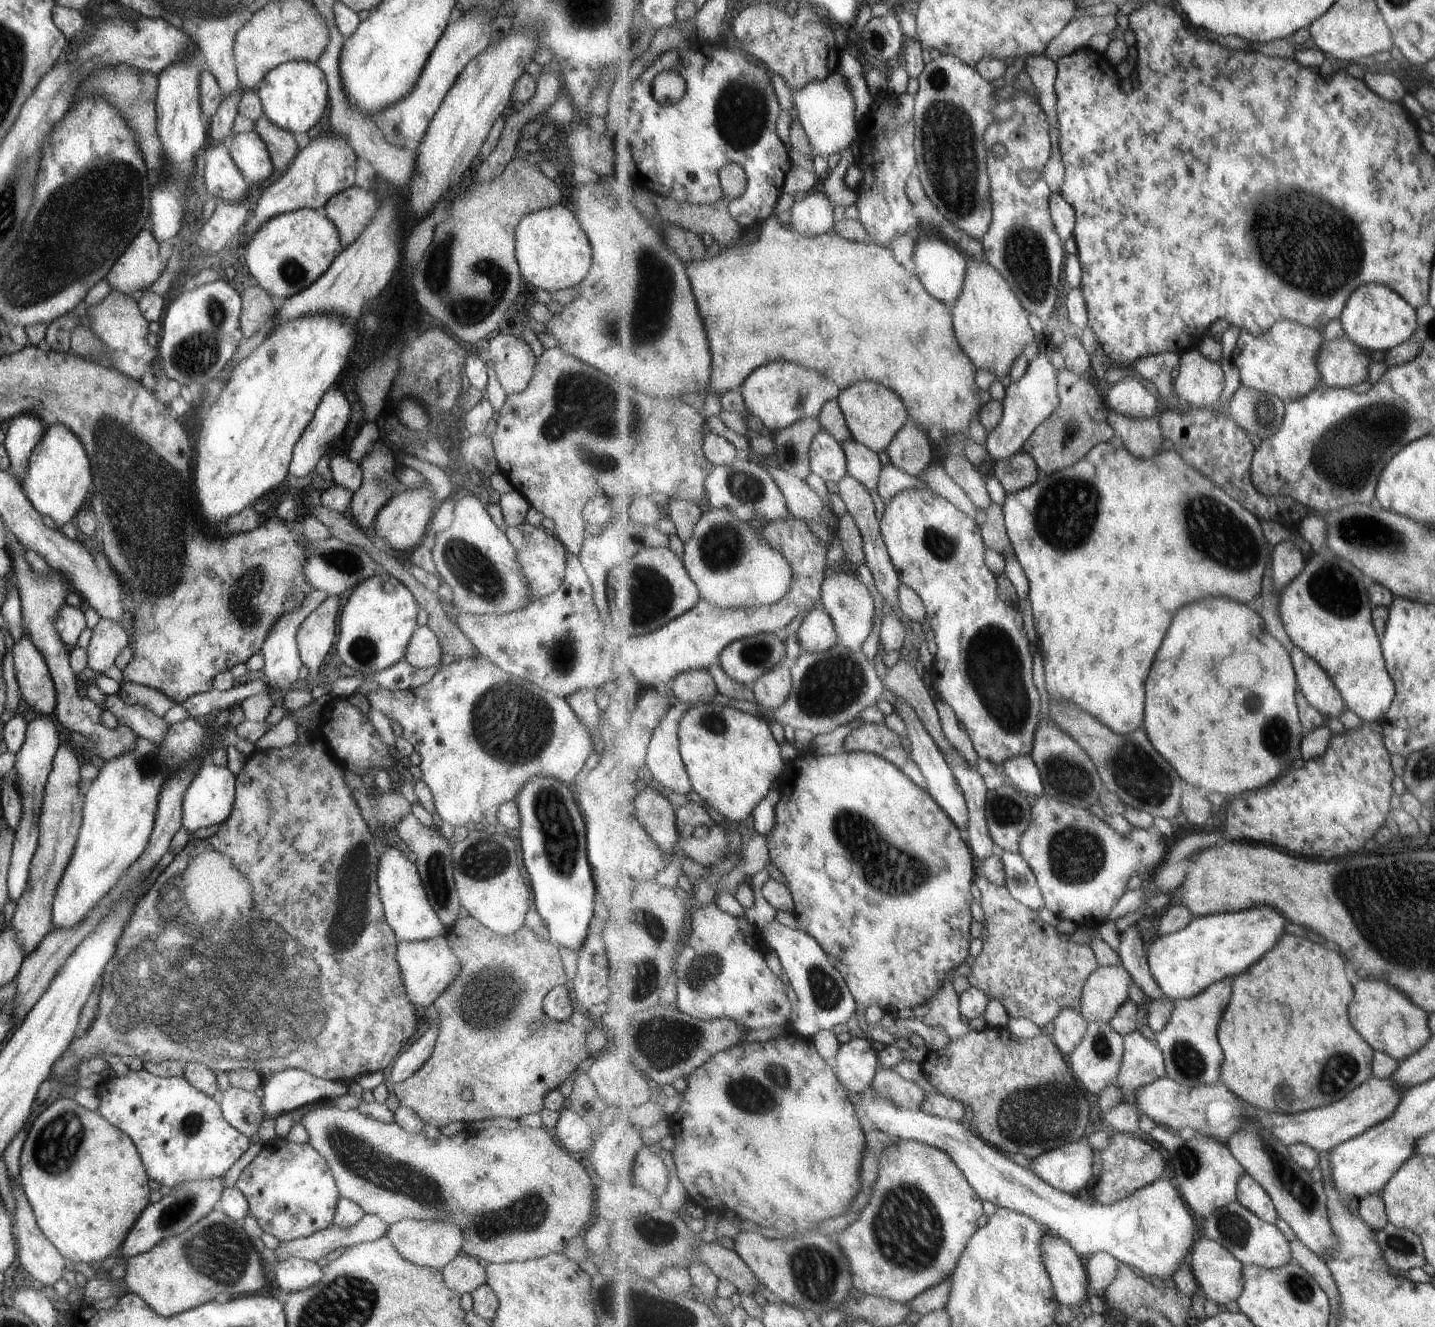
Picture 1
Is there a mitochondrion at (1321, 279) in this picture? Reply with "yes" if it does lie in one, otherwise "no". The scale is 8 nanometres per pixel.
yes

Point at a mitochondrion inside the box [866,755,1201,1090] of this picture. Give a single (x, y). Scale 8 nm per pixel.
(1076, 855)

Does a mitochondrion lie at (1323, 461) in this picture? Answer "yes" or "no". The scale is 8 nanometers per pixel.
yes

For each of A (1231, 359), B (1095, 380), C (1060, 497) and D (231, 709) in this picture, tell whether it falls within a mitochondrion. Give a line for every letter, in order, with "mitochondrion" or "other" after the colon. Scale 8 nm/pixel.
A: other
B: other
C: mitochondrion
D: other

